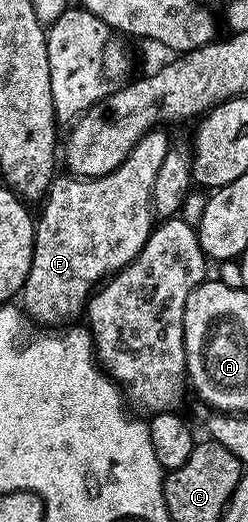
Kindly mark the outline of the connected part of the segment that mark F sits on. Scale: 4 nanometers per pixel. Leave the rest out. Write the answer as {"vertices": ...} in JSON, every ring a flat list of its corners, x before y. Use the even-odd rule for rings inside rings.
{"vertices":[[156,129,150,131,145,137,141,137,141,141,137,141,137,145,133,145,133,149,129,153,129,157,125,157,125,161,121,161,121,165,117,165,117,169,113,169,109,173,105,173,97,177,96,179,81,179,70,173,60,174,58,177,52,179,50,187,47,188,47,194,45,198,42,200,41,206,43,208,40,209,39,215,37,211,37,218,35,219,35,248,33,249,33,265,29,269,29,277,25,281,25,285,23,286,23,290,21,292,21,300,23,299,23,303,21,302,22,310,25,312,26,318,28,320,36,319,39,323,63,323,66,324,68,321,66,319,71,319,74,315,82,316,84,314,85,308,87,306,87,300,91,298,93,292,98,288,99,284,104,282,108,277,115,274,116,271,121,270,125,265,129,265,135,258,137,257,137,253,141,253,141,249,145,245,145,241,151,236,151,229,153,226,153,212,151,210,151,194,153,193,153,180,157,178,157,173,161,169,161,161,165,161,165,153,167,152,167,148,169,146,169,138,167,139,167,135,163,132,163,129]]}

